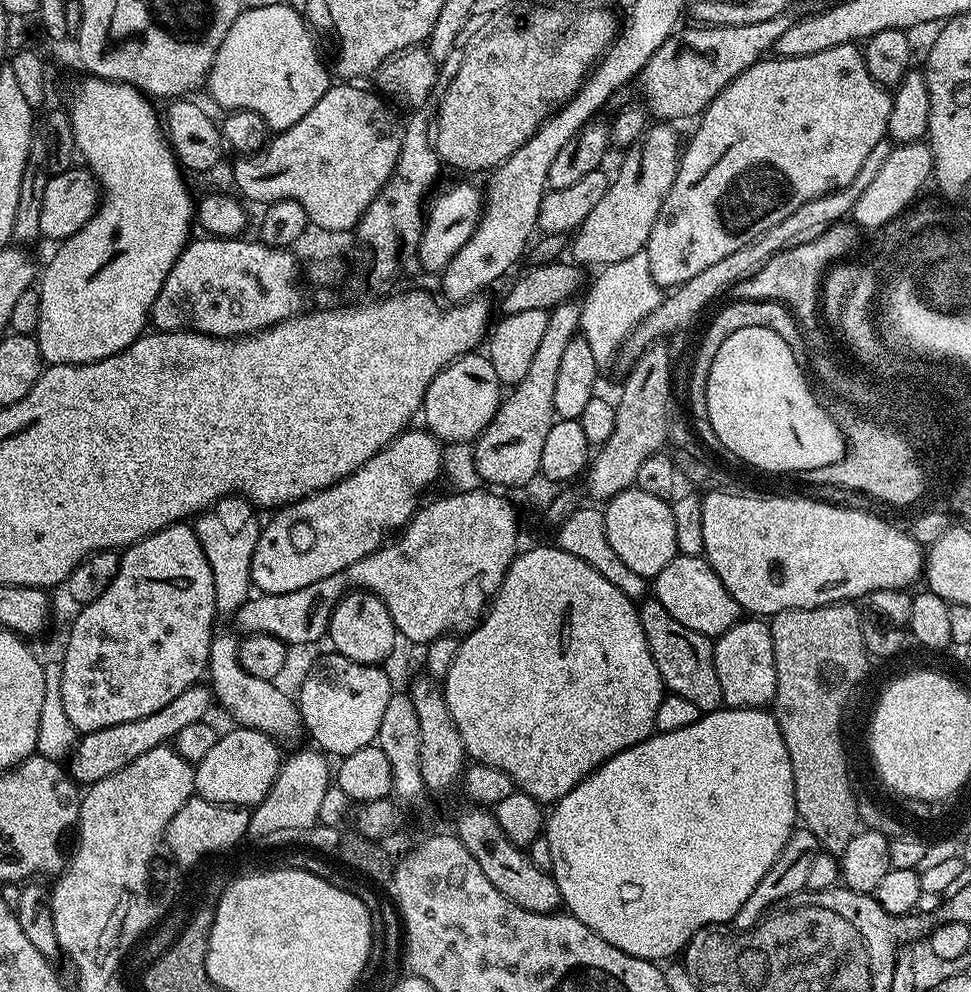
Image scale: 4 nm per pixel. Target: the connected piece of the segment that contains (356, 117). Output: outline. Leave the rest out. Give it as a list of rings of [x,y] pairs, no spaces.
[[[352,82],[333,83],[302,122],[275,133],[261,152],[240,156],[232,168],[235,191],[259,206],[279,200],[298,202],[309,221],[326,230],[355,229],[366,206],[386,186],[398,162],[404,133],[401,121],[396,121],[375,91],[356,87],[360,86]]]

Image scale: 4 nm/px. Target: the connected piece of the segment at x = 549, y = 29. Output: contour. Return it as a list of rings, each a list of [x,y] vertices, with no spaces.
[[[532,8],[521,20],[510,15],[497,19],[493,28],[473,38],[454,82],[450,82],[446,94],[439,97],[440,109],[434,112],[434,143],[447,167],[449,164],[464,172],[487,173],[506,162],[555,109],[584,85],[589,72],[599,64],[618,33],[618,20],[616,24],[616,16],[608,8]]]

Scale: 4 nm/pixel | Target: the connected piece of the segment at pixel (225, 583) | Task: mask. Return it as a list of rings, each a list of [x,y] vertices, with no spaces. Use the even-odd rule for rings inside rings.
[[[239,494],[224,496],[211,508],[205,508],[195,517],[196,537],[210,562],[214,574],[214,598],[221,617],[231,617],[250,599],[253,591],[252,559],[260,537],[262,520],[256,517],[257,509]],[[249,591],[249,592],[248,592]]]

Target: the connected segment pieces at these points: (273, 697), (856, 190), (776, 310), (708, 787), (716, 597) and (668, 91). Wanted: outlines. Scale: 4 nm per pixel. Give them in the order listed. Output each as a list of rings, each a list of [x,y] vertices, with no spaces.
[[[217,631],[210,642],[210,654],[206,669],[215,701],[225,708],[236,719],[235,723],[242,728],[253,728],[270,737],[281,738],[292,732],[301,723],[300,709],[297,701],[292,700],[279,688],[279,683],[254,678],[254,674],[246,674],[240,665],[239,635],[231,636],[228,632]]]
[[[885,138],[882,142],[878,142],[878,146],[874,146],[874,150],[870,150],[870,155],[866,158],[866,162],[862,162],[862,170],[858,170],[858,174],[854,174],[854,182],[850,182],[845,188],[837,188],[835,192],[828,192],[825,196],[819,196],[818,198],[814,198],[810,202],[806,202],[806,206],[798,206],[798,210],[794,210],[794,214],[788,215],[786,218],[782,218],[782,222],[778,222],[778,226],[770,226],[770,230],[766,230],[766,234],[762,234],[758,239],[754,242],[750,242],[746,246],[742,246],[742,250],[734,250],[734,254],[729,254],[727,258],[721,258],[720,261],[714,262],[714,266],[709,266],[707,270],[702,270],[702,274],[694,274],[694,278],[690,278],[685,284],[679,284],[677,288],[671,289],[661,299],[660,305],[658,306],[658,310],[654,310],[654,314],[650,314],[637,326],[635,332],[632,333],[632,338],[630,341],[631,347],[636,347],[636,350],[643,350],[657,342],[663,341],[664,336],[668,336],[671,332],[676,332],[679,328],[684,328],[688,323],[691,322],[692,319],[695,318],[696,315],[699,314],[700,311],[703,310],[704,307],[707,306],[711,300],[716,300],[720,295],[723,294],[724,291],[735,289],[735,286],[738,282],[746,282],[746,278],[754,278],[758,274],[758,270],[762,270],[762,266],[766,266],[766,262],[770,262],[770,258],[774,258],[779,254],[779,252],[785,252],[786,250],[790,250],[794,246],[806,246],[806,242],[814,242],[814,238],[822,238],[822,234],[826,234],[826,230],[830,230],[830,226],[834,226],[838,223],[838,221],[845,219],[851,213],[852,207],[854,206],[854,202],[858,202],[858,194],[862,194],[862,190],[866,190],[866,186],[870,186],[870,181],[873,180],[874,177],[878,174],[878,170],[882,170],[882,165],[886,163],[886,158],[890,158],[890,154],[892,153],[894,144],[893,141]]]
[[[733,299],[733,304],[728,304],[712,321],[708,324],[708,329],[704,332],[704,337],[700,340],[700,349],[696,352],[696,361],[691,361],[690,367],[692,376],[688,379],[688,408],[692,411],[692,424],[696,427],[698,438],[705,449],[716,450],[719,445],[716,440],[712,440],[712,432],[708,432],[708,416],[704,416],[704,400],[706,398],[706,388],[700,388],[704,384],[704,372],[708,372],[708,360],[712,360],[712,352],[716,352],[716,344],[724,340],[724,336],[734,334],[734,330],[746,330],[746,326],[766,326],[770,330],[780,333],[780,337],[790,346],[792,351],[800,354],[805,351],[806,337],[797,319],[784,307],[783,304],[776,303],[775,299],[767,300],[742,300]]]
[[[724,706],[724,707],[721,707],[721,708],[720,708],[720,709],[719,709],[719,710],[717,710],[717,711],[714,711],[714,712],[709,712],[709,713],[707,713],[707,714],[704,714],[704,715],[701,715],[701,718],[700,718],[700,720],[699,720],[699,721],[698,721],[698,722],[694,722],[694,726],[686,726],[686,727],[685,727],[685,728],[684,728],[684,729],[683,729],[683,730],[670,730],[670,731],[669,731],[669,732],[656,732],[656,733],[655,733],[655,734],[653,734],[653,735],[651,735],[651,736],[649,736],[649,737],[648,737],[648,739],[647,739],[647,740],[643,740],[643,742],[641,742],[641,743],[640,743],[640,744],[636,744],[636,745],[634,745],[634,746],[633,746],[633,748],[627,748],[627,749],[626,749],[626,750],[622,750],[622,754],[614,754],[614,758],[610,758],[610,759],[609,759],[609,760],[607,760],[607,761],[606,761],[606,763],[604,763],[604,765],[603,765],[603,766],[601,766],[601,767],[600,767],[600,768],[595,768],[595,770],[593,770],[593,771],[592,771],[592,773],[590,773],[590,775],[588,775],[588,776],[587,776],[587,777],[586,777],[586,779],[584,779],[584,780],[583,780],[583,781],[582,781],[582,782],[578,782],[578,786],[574,786],[574,790],[570,790],[570,794],[566,794],[566,795],[565,795],[565,796],[563,796],[563,798],[561,798],[561,799],[560,799],[560,800],[557,800],[557,801],[555,801],[555,803],[553,803],[553,804],[552,804],[552,805],[551,805],[551,808],[550,808],[550,811],[549,811],[549,812],[548,812],[548,813],[547,813],[547,816],[546,816],[546,837],[547,837],[547,838],[548,838],[548,840],[549,840],[549,844],[550,844],[550,851],[551,851],[551,857],[552,857],[552,859],[553,859],[553,870],[552,870],[552,872],[551,872],[551,874],[552,874],[552,876],[553,876],[553,878],[555,878],[555,880],[556,880],[556,881],[557,881],[557,882],[558,882],[558,890],[559,890],[559,891],[560,891],[560,899],[561,899],[561,901],[562,901],[562,904],[563,904],[563,907],[564,907],[564,908],[565,908],[565,909],[567,909],[567,911],[568,911],[568,912],[569,912],[569,913],[570,913],[570,914],[571,914],[571,916],[573,916],[573,917],[574,917],[574,918],[578,918],[578,922],[582,922],[582,923],[583,923],[583,924],[584,924],[584,925],[586,925],[586,927],[588,927],[588,928],[589,928],[589,929],[590,929],[590,930],[594,930],[594,934],[598,934],[598,938],[602,938],[602,939],[603,939],[603,940],[605,940],[605,941],[606,941],[606,942],[610,942],[610,946],[614,946],[614,947],[615,947],[615,948],[617,948],[617,949],[618,949],[618,950],[622,950],[622,951],[623,951],[623,952],[625,952],[625,953],[626,953],[626,954],[630,954],[630,955],[631,955],[631,956],[633,956],[633,957],[634,957],[634,958],[642,958],[642,959],[643,959],[643,960],[650,960],[650,961],[653,961],[653,962],[661,962],[661,961],[660,961],[660,960],[664,960],[664,959],[665,959],[665,960],[664,960],[664,961],[667,961],[667,960],[668,960],[668,959],[669,959],[669,958],[672,958],[672,957],[668,957],[668,958],[667,958],[667,956],[672,956],[672,955],[674,955],[674,954],[675,954],[675,952],[676,952],[676,955],[677,955],[677,954],[680,954],[680,953],[683,953],[683,951],[684,951],[684,949],[685,949],[685,948],[687,948],[687,947],[688,947],[688,941],[689,941],[689,940],[691,940],[691,939],[692,939],[692,935],[693,935],[693,934],[695,934],[695,932],[698,932],[698,931],[700,931],[700,929],[702,929],[702,928],[711,928],[711,927],[713,927],[713,926],[724,926],[724,925],[727,925],[727,924],[724,924],[724,923],[726,923],[726,922],[727,922],[727,920],[728,920],[728,923],[729,923],[729,922],[732,922],[732,921],[735,921],[735,918],[736,918],[736,915],[737,915],[737,914],[738,914],[738,910],[742,910],[742,902],[746,902],[746,898],[750,898],[750,894],[754,894],[754,886],[758,886],[758,882],[762,882],[762,874],[766,874],[766,870],[770,870],[770,866],[774,866],[774,858],[778,858],[778,854],[782,854],[782,846],[786,846],[786,842],[787,842],[787,841],[788,841],[788,839],[789,839],[789,838],[790,838],[790,834],[791,834],[791,833],[792,833],[792,831],[793,831],[793,830],[794,830],[794,829],[795,829],[795,828],[796,828],[796,827],[797,827],[797,824],[798,824],[798,817],[797,817],[797,815],[796,815],[796,799],[795,799],[795,798],[794,798],[794,774],[793,774],[793,773],[792,773],[792,767],[791,767],[791,766],[790,766],[790,754],[786,754],[786,742],[782,742],[782,730],[778,730],[778,722],[777,722],[777,721],[776,721],[776,718],[775,718],[775,715],[773,715],[773,713],[772,713],[772,712],[771,712],[771,711],[768,711],[768,710],[765,710],[765,709],[764,709],[764,708],[730,708],[730,707],[727,707],[727,706]]]
[[[676,555],[668,565],[654,578],[654,598],[662,602],[666,614],[670,618],[678,618],[682,626],[690,626],[690,630],[698,630],[703,636],[715,638],[721,636],[730,626],[741,619],[742,609],[738,602],[722,586],[722,578],[714,574],[707,560],[701,556]]]
[[[786,11],[770,18],[769,22],[746,26],[697,25],[682,28],[658,48],[639,74],[638,82],[644,86],[648,96],[647,109],[653,117],[664,122],[677,122],[701,115],[734,77],[763,59],[775,47],[778,38],[790,30],[796,19],[788,18]]]

